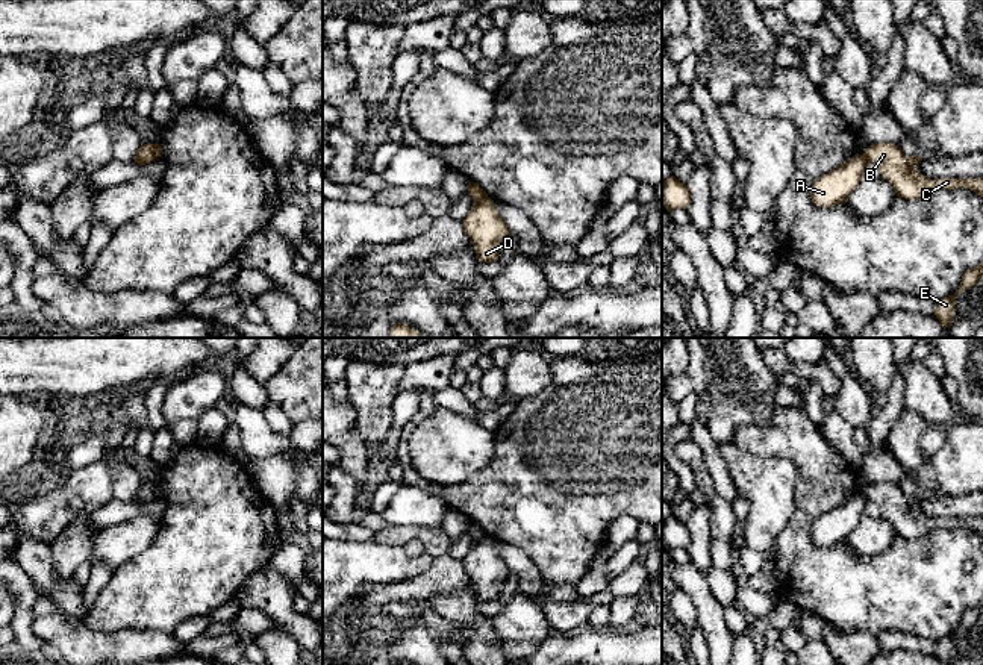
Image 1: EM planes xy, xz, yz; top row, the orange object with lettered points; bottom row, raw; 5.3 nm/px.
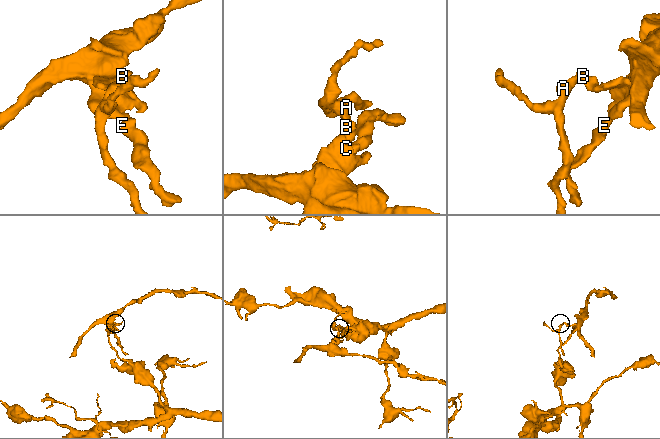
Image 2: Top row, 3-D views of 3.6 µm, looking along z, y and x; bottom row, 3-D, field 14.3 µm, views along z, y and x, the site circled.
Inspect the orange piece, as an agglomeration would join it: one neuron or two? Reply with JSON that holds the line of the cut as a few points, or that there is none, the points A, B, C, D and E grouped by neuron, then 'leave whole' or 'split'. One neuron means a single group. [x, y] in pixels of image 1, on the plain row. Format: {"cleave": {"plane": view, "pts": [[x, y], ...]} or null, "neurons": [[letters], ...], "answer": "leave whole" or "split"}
{"cleave": {"plane": "xz", "pts": [[488, 536], [474, 541]]}, "neurons": [["A"], ["B", "C", "D", "E"]], "answer": "split"}

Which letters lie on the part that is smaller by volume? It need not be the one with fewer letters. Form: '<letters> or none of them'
B, C, D, E

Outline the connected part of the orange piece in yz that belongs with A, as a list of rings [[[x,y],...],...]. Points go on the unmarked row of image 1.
[[[856,492],[845,503],[819,517],[810,529],[812,541],[821,547],[833,547],[847,541],[862,520],[865,504],[865,497]]]

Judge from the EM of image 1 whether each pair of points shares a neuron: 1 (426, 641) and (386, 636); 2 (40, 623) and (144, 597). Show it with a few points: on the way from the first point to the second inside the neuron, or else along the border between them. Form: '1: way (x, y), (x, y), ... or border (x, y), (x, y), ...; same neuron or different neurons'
1: way (417, 641), (396, 641); same neuron
2: border (82, 623), (97, 630), (118, 630); different neurons

